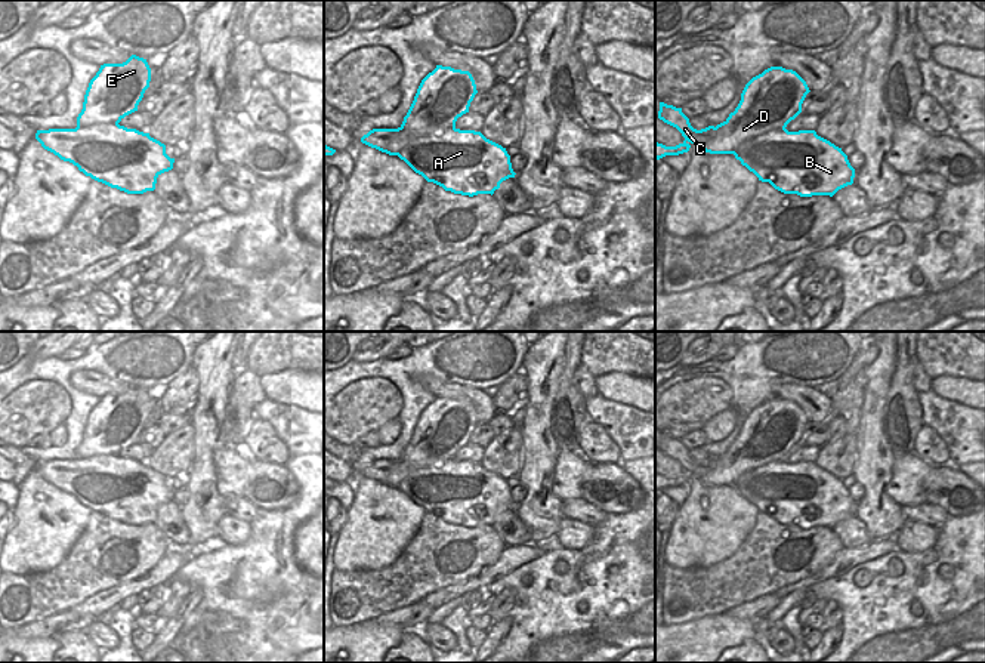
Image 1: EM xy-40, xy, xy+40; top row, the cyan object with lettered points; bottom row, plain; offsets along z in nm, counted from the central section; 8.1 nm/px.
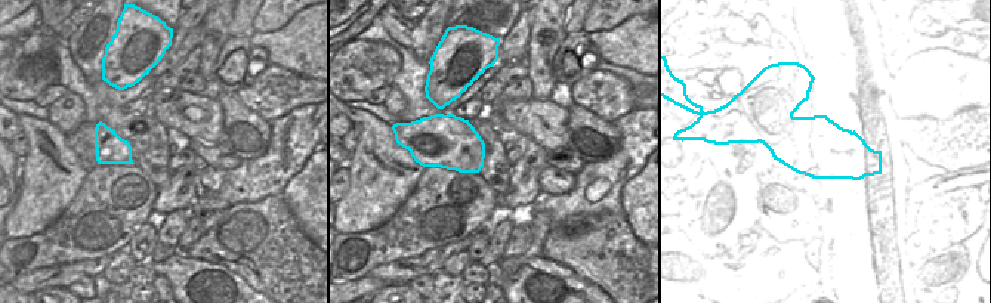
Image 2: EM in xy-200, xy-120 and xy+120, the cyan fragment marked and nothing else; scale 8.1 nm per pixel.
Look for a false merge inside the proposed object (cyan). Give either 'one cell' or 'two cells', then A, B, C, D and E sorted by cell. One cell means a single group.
two cells; A B C / D E

